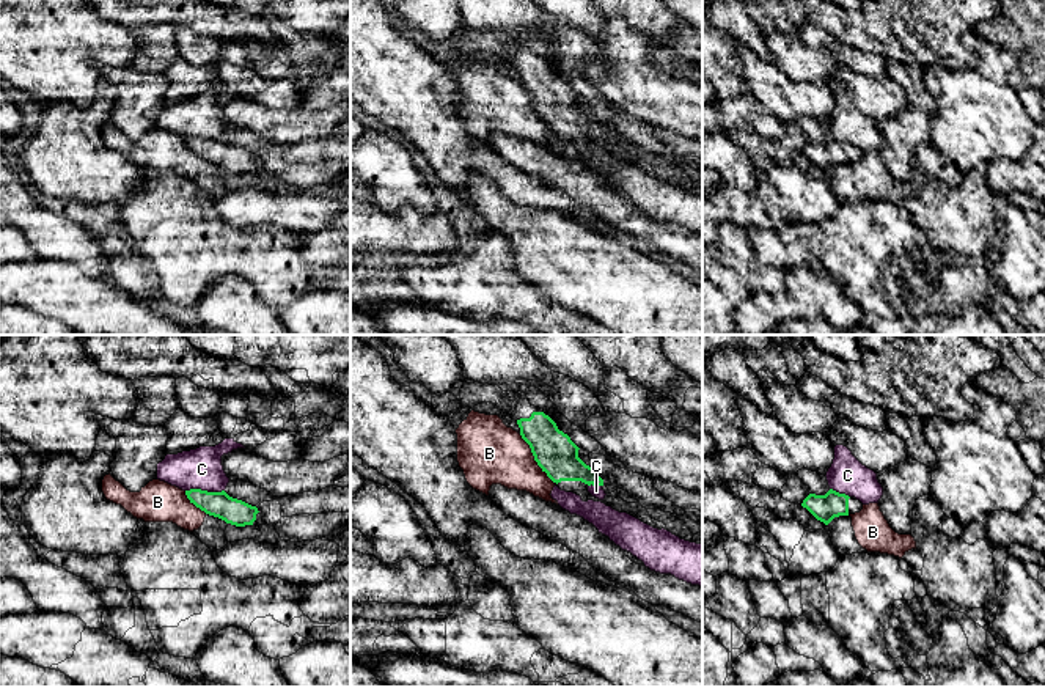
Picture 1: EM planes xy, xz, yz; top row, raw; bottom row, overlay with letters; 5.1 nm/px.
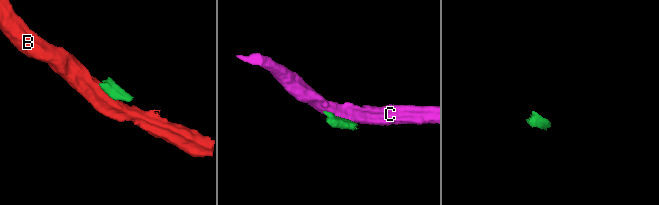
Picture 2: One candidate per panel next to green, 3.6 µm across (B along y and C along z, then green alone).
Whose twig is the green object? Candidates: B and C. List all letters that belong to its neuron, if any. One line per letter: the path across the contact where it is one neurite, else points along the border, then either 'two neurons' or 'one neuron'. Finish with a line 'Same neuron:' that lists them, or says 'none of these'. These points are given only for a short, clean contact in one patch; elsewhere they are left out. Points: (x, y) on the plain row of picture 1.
B: along xz (519, 82), (528, 93), (536, 112), (553, 131) | two neurons
C: two neurons
Same neuron: none of these

